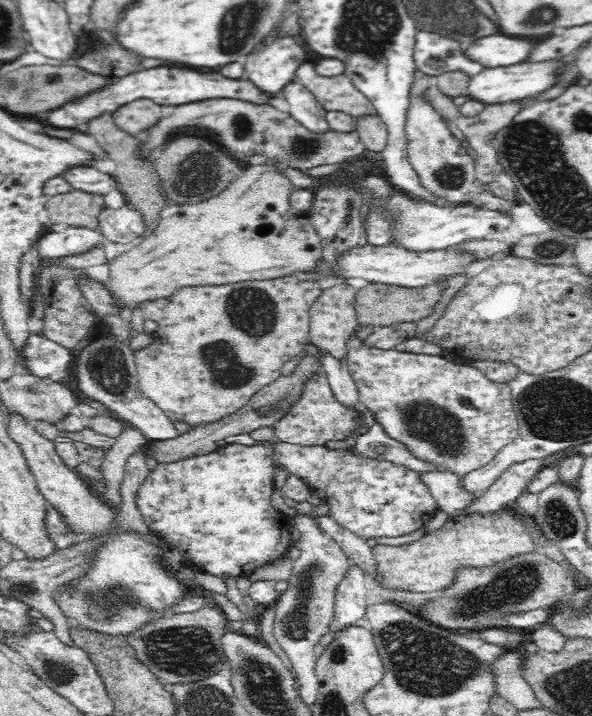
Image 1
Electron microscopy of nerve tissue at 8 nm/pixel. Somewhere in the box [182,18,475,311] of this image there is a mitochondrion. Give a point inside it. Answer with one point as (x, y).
(452, 177)

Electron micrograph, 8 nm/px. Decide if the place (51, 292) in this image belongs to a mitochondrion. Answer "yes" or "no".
no

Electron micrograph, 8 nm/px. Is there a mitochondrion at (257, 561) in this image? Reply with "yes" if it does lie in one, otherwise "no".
no

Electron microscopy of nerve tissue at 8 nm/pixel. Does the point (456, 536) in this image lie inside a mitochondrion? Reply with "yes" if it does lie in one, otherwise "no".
no

